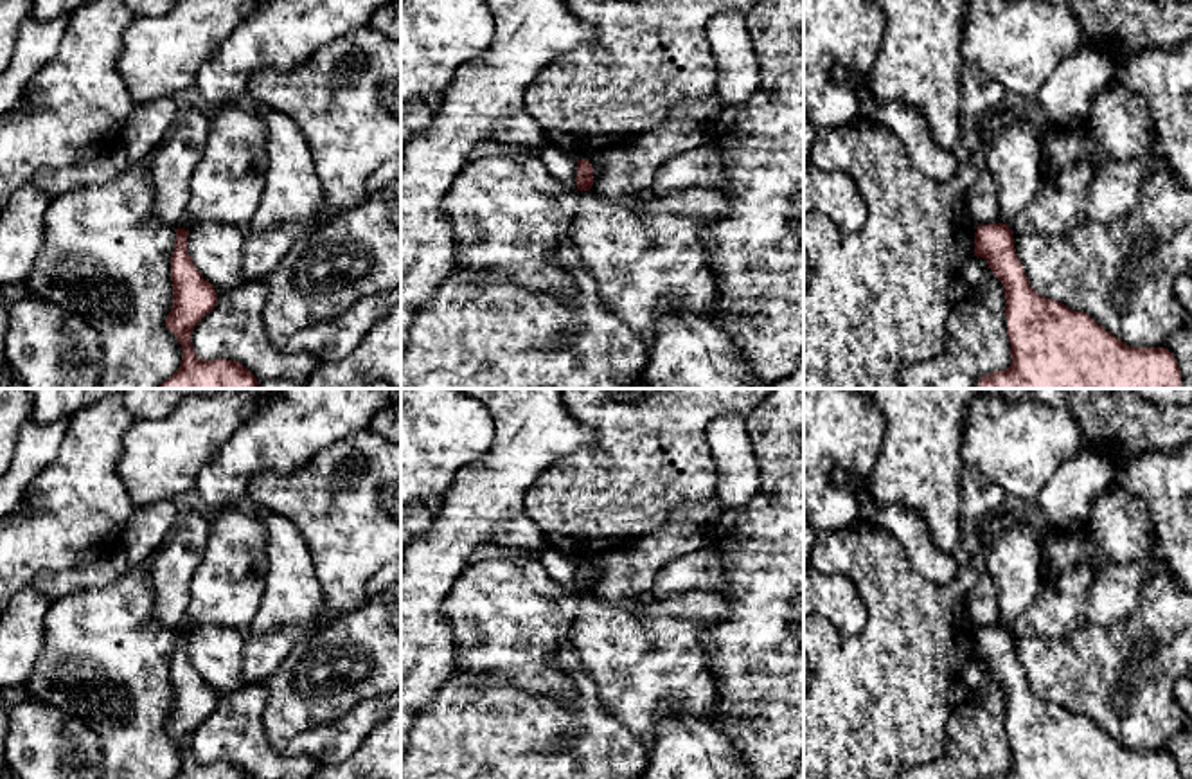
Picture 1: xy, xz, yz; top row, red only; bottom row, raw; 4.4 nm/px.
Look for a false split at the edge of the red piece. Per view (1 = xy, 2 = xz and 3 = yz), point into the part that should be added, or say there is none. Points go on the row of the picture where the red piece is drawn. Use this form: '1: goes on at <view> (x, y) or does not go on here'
1: does not go on here
2: does not go on here
3: does not go on here

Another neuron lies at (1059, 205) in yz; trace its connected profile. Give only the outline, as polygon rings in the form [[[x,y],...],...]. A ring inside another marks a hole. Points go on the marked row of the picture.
[[[1075,160],[1050,182],[1041,182],[1030,203],[1009,219],[1009,228],[1023,234],[1064,237],[1088,223],[1086,194],[1093,178],[1091,164]]]

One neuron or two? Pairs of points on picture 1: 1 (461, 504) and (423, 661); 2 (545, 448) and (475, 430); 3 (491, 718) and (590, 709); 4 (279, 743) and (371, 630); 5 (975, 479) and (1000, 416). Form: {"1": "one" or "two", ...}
{"1": "one", "2": "two", "3": "one", "4": "one", "5": "two"}

